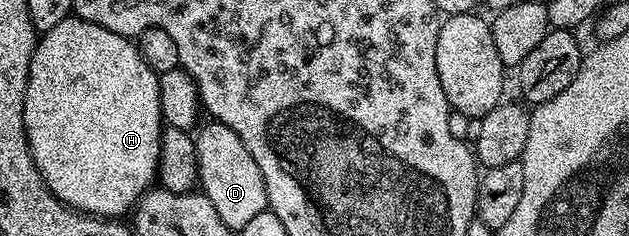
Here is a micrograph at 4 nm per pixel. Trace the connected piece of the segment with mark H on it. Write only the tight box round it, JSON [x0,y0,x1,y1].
[24,16,164,220]

